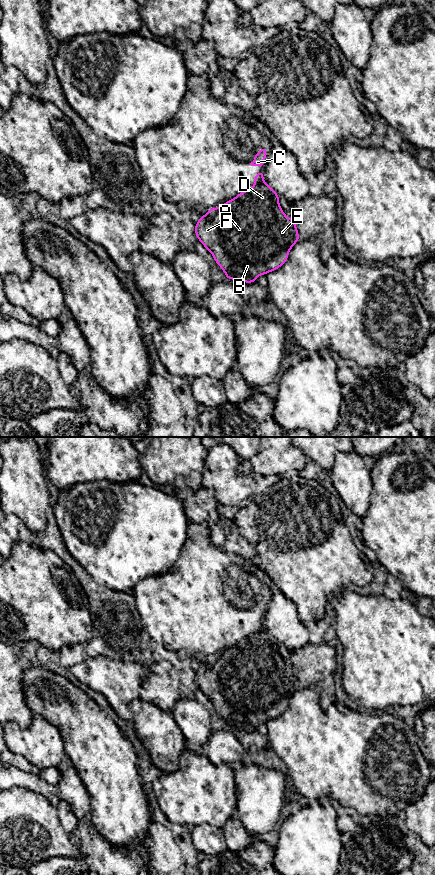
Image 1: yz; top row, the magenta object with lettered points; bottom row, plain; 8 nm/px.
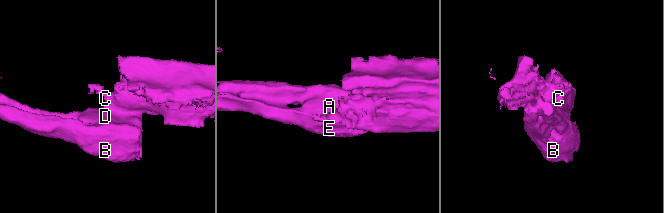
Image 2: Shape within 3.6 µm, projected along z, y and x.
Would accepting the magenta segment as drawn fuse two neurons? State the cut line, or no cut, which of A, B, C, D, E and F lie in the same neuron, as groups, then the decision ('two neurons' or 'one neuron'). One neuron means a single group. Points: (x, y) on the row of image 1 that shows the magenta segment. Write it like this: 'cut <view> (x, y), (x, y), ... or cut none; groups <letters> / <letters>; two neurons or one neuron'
cut yz (220, 207), (212, 216), (204, 215); groups A B D E F / C; two neurons

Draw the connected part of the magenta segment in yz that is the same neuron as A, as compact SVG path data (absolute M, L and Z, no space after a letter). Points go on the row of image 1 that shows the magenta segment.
M265 181L225 202L213 217L201 215L195 224L195 235L211 252L227 280L245 283L253 283L259 275L280 268L288 260L292 247L300 240L293 218L284 214L279 195Z

